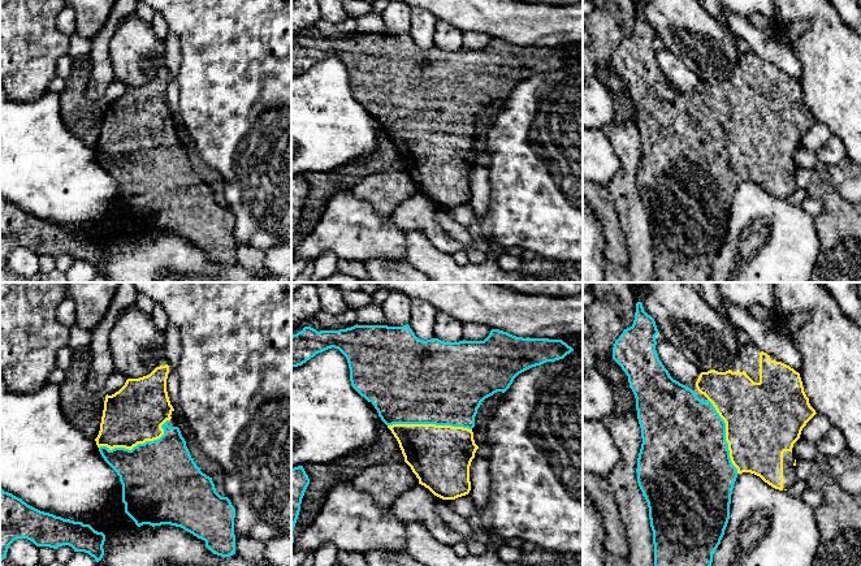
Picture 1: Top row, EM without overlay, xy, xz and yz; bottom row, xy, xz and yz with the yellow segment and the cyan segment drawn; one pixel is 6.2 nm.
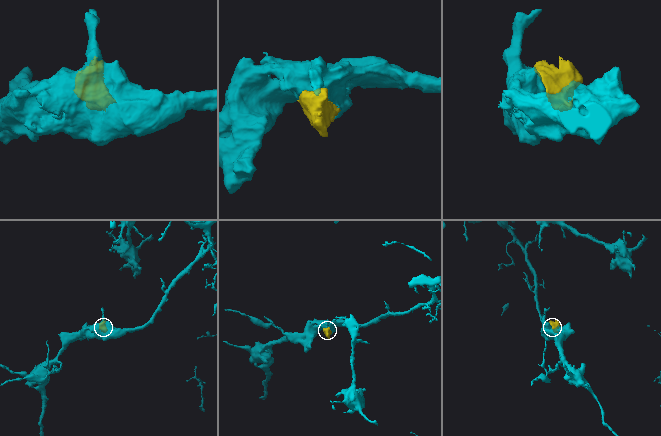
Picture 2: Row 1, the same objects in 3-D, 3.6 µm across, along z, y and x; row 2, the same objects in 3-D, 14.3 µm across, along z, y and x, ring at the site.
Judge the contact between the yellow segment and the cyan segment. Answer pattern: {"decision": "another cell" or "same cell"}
{"decision": "same cell"}

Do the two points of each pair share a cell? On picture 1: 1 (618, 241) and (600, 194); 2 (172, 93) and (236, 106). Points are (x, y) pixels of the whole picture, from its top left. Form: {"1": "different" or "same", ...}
{"1": "same", "2": "different"}

